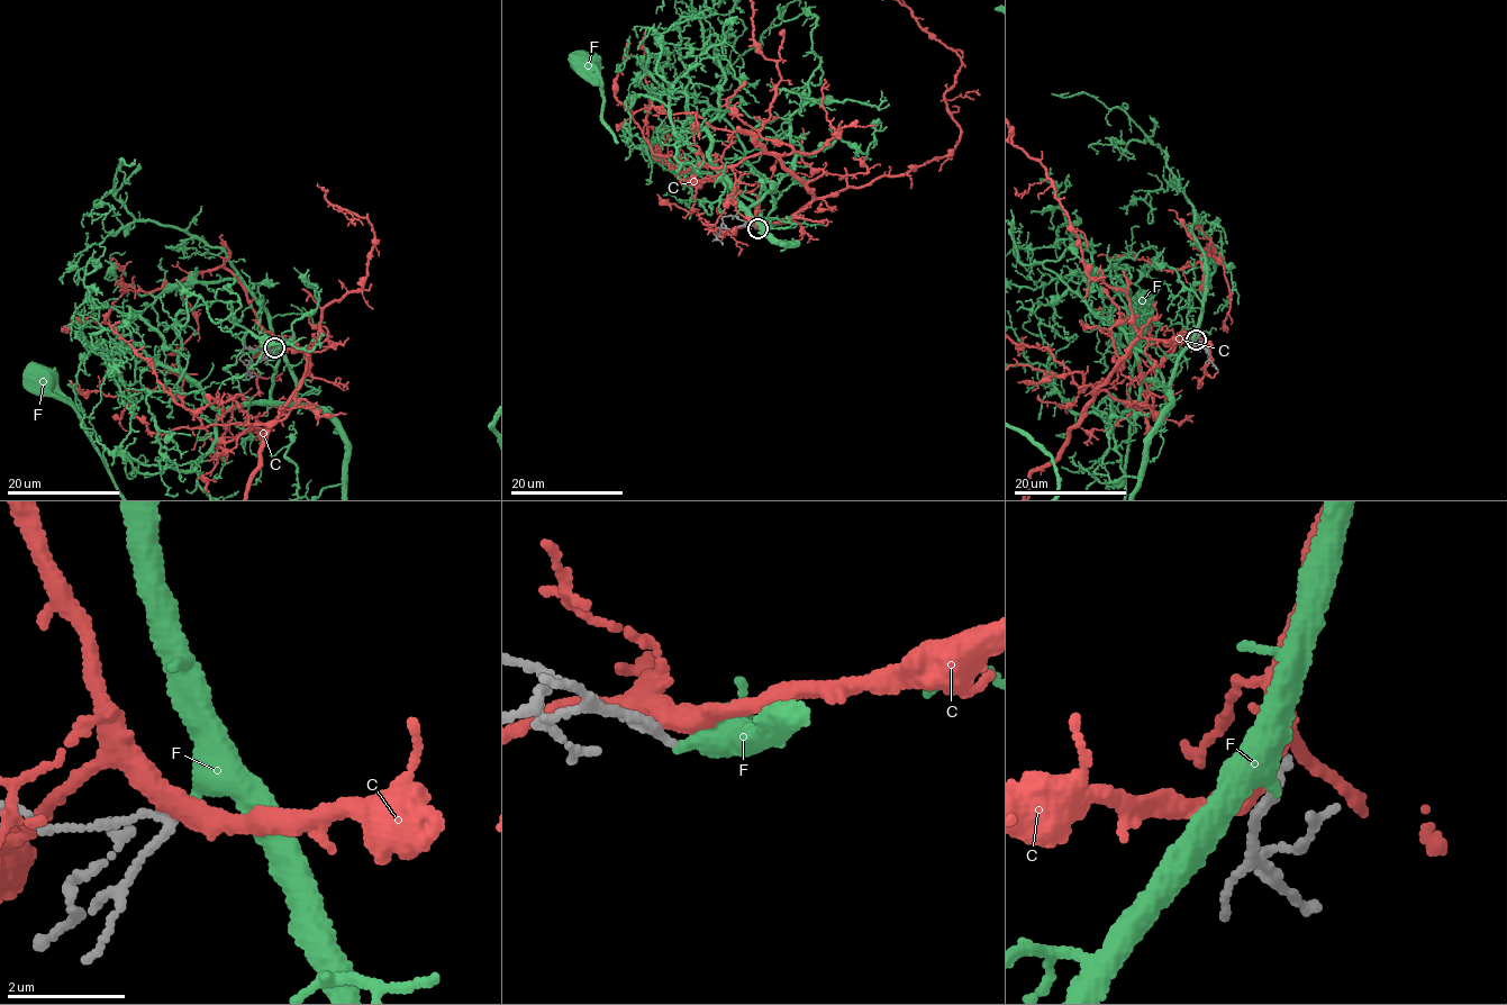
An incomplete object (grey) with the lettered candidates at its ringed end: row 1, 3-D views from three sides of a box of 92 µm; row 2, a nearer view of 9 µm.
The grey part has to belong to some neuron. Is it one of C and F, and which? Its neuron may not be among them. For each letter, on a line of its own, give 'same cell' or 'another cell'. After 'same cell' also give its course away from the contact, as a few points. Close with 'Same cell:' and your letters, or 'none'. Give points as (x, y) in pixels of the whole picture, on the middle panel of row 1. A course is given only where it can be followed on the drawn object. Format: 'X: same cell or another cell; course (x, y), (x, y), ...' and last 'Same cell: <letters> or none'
C: another cell
F: same cell
Same cell: F

